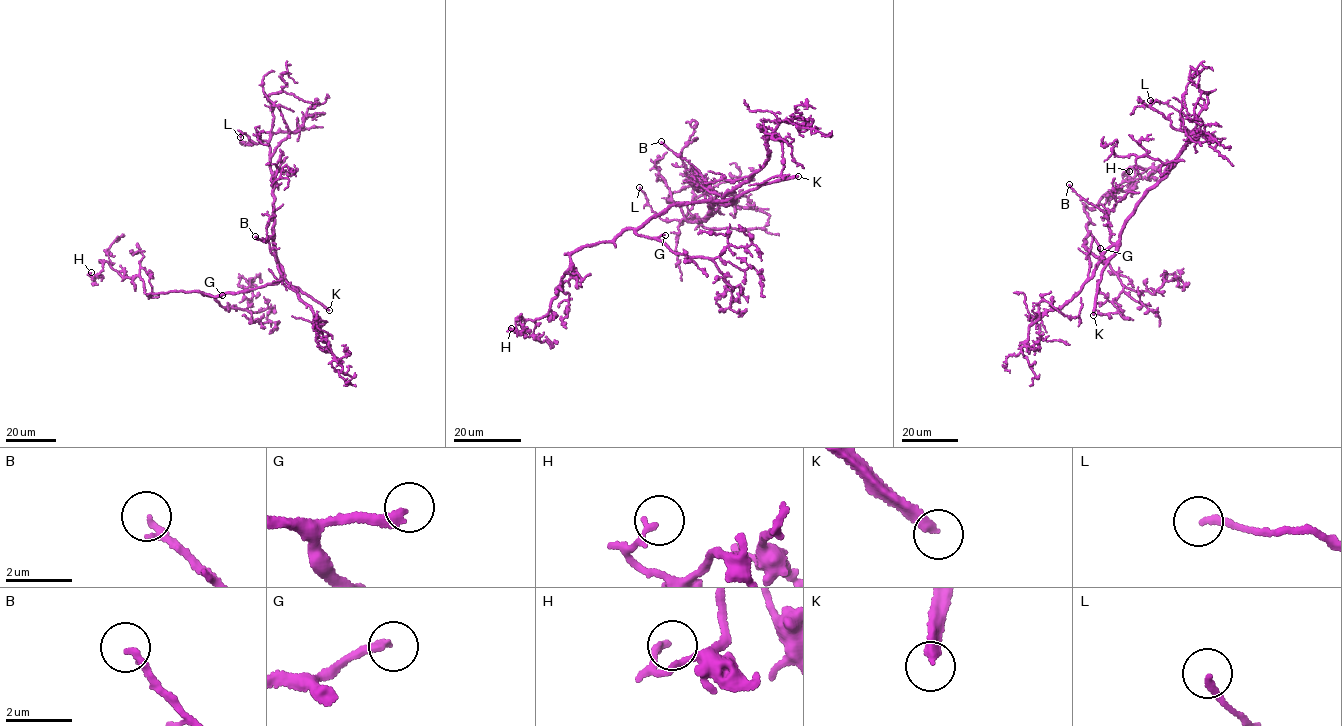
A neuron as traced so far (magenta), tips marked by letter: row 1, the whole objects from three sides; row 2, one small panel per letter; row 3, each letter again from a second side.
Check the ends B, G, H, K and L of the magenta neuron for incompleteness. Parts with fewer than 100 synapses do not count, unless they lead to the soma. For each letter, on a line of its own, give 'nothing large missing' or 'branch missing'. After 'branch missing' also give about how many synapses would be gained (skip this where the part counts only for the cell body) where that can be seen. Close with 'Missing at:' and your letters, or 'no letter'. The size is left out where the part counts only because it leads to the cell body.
B: nothing large missing
G: branch missing | 250 syn
H: nothing large missing
K: branch missing
L: nothing large missing
Missing at: G, K

